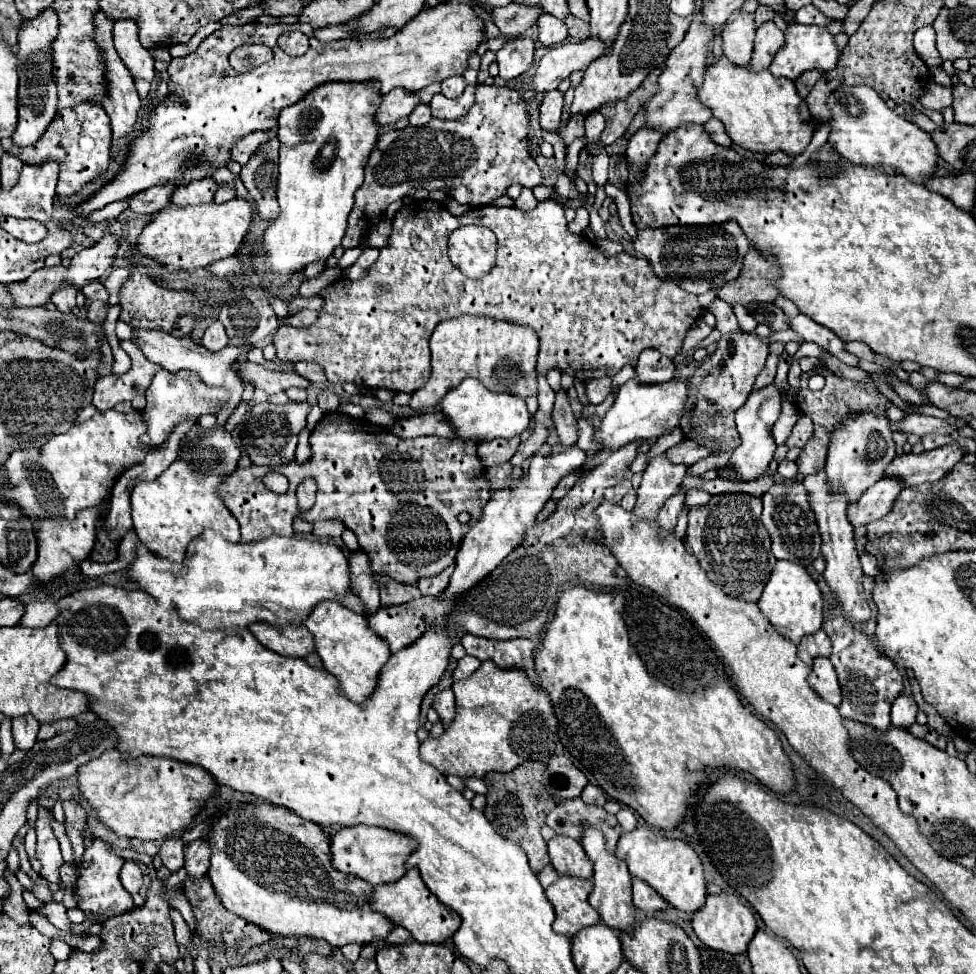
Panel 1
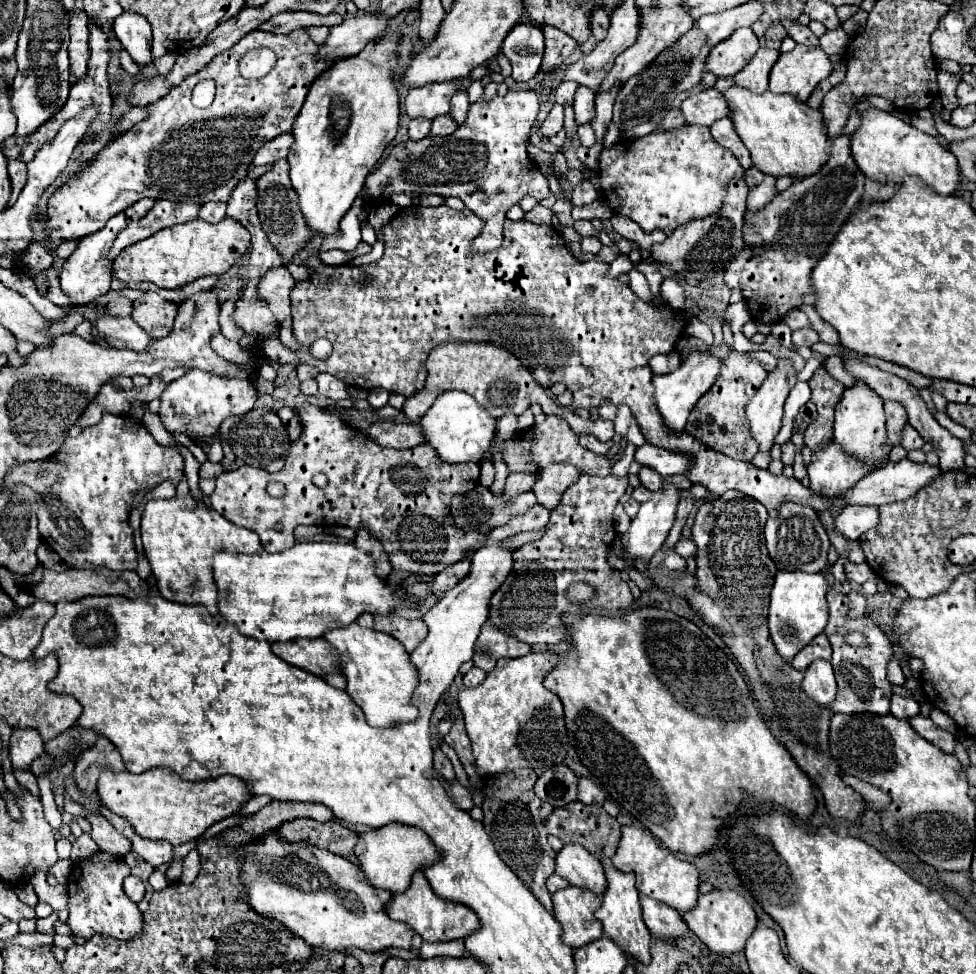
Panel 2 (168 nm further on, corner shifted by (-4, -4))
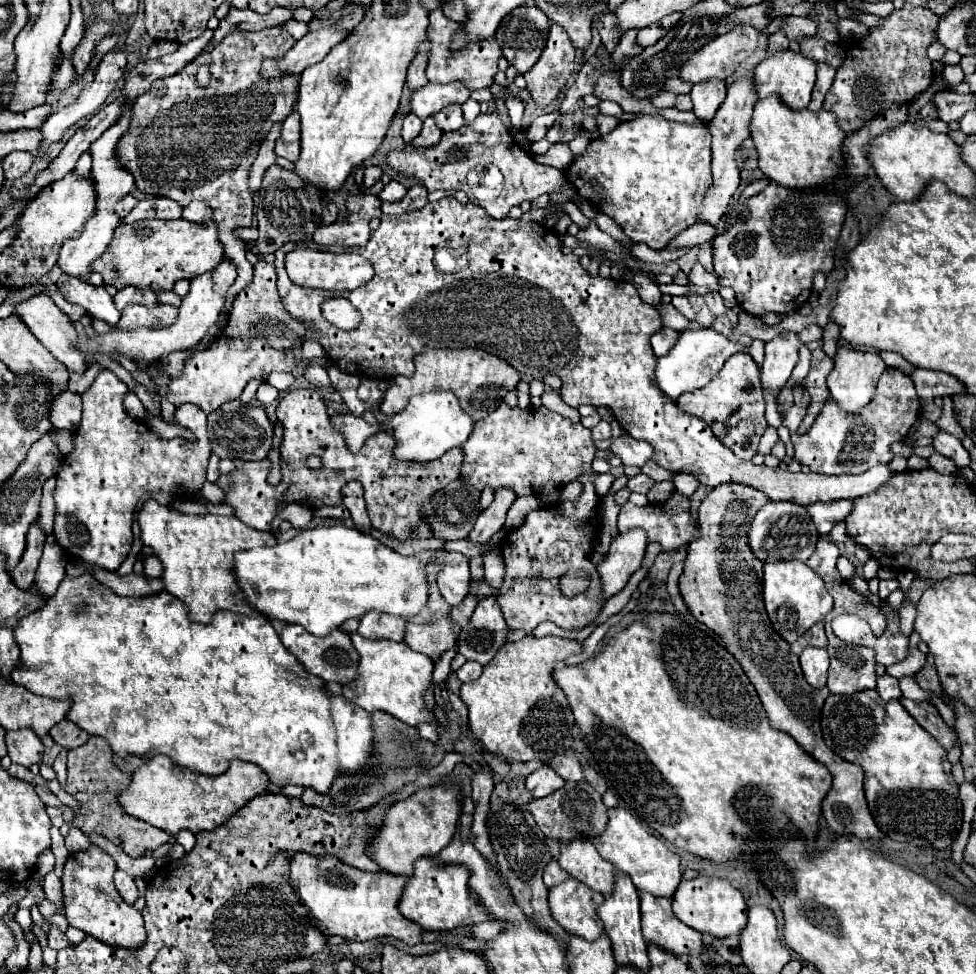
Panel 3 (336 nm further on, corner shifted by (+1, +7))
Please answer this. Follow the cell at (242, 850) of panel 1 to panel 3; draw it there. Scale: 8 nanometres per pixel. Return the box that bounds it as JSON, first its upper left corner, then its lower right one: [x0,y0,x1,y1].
[289,853,421,945]

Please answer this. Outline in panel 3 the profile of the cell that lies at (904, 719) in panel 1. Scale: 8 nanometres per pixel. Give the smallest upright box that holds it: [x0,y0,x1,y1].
[877,675,901,701]

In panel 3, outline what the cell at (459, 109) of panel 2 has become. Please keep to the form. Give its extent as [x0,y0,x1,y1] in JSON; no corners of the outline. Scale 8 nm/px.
[435,103,465,131]

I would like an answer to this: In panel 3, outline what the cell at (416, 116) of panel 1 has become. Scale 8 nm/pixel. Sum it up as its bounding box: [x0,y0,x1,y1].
[403,113,423,143]

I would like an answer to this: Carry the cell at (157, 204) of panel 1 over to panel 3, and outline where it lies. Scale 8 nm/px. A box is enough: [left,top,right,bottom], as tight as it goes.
[115,193,139,217]

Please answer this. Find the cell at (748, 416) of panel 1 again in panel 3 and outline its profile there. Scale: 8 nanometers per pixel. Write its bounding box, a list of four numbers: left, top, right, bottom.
[761,333,801,397]

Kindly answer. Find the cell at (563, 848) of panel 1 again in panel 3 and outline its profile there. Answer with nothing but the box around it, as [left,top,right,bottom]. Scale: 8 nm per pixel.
[557,839,615,897]

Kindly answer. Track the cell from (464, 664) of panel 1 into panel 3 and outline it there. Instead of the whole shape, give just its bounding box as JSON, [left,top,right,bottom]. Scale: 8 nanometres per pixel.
[457,661,481,683]

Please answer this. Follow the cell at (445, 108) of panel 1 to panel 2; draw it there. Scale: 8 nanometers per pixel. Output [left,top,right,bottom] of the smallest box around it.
[430,116,456,136]

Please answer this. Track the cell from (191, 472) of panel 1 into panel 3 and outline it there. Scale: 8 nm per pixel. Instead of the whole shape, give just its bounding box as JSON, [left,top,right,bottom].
[137,499,277,623]

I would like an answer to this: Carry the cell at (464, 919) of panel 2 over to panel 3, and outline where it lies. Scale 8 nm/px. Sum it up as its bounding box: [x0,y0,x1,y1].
[399,857,491,931]

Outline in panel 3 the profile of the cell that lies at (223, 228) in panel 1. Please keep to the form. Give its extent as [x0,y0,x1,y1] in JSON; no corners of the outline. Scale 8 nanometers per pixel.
[93,219,223,291]

